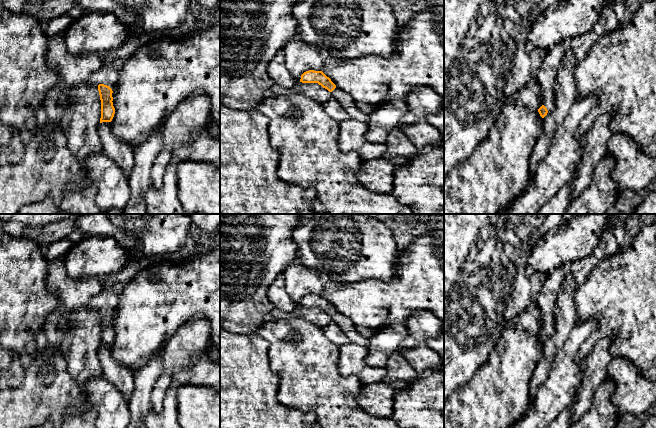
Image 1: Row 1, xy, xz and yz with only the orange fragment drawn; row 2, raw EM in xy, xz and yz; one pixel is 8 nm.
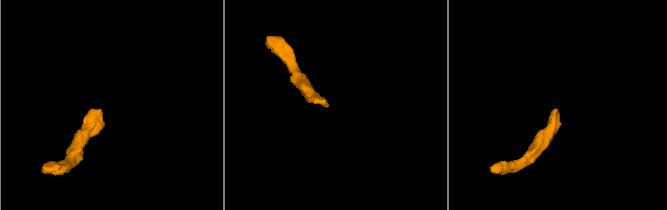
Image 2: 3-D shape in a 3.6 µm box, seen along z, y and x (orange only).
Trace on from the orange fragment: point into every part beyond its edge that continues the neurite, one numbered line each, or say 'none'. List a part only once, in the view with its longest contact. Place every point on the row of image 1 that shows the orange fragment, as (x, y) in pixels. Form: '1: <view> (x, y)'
1: xy (108, 75)

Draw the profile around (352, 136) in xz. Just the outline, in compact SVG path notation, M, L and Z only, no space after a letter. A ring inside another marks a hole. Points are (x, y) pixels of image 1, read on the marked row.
M355 119L339 122L339 148L345 152L355 152L362 160L377 160L385 157L385 144L371 143L366 139L367 123Z

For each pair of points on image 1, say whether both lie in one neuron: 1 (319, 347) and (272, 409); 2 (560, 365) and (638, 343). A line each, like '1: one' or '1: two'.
1: two
2: two

